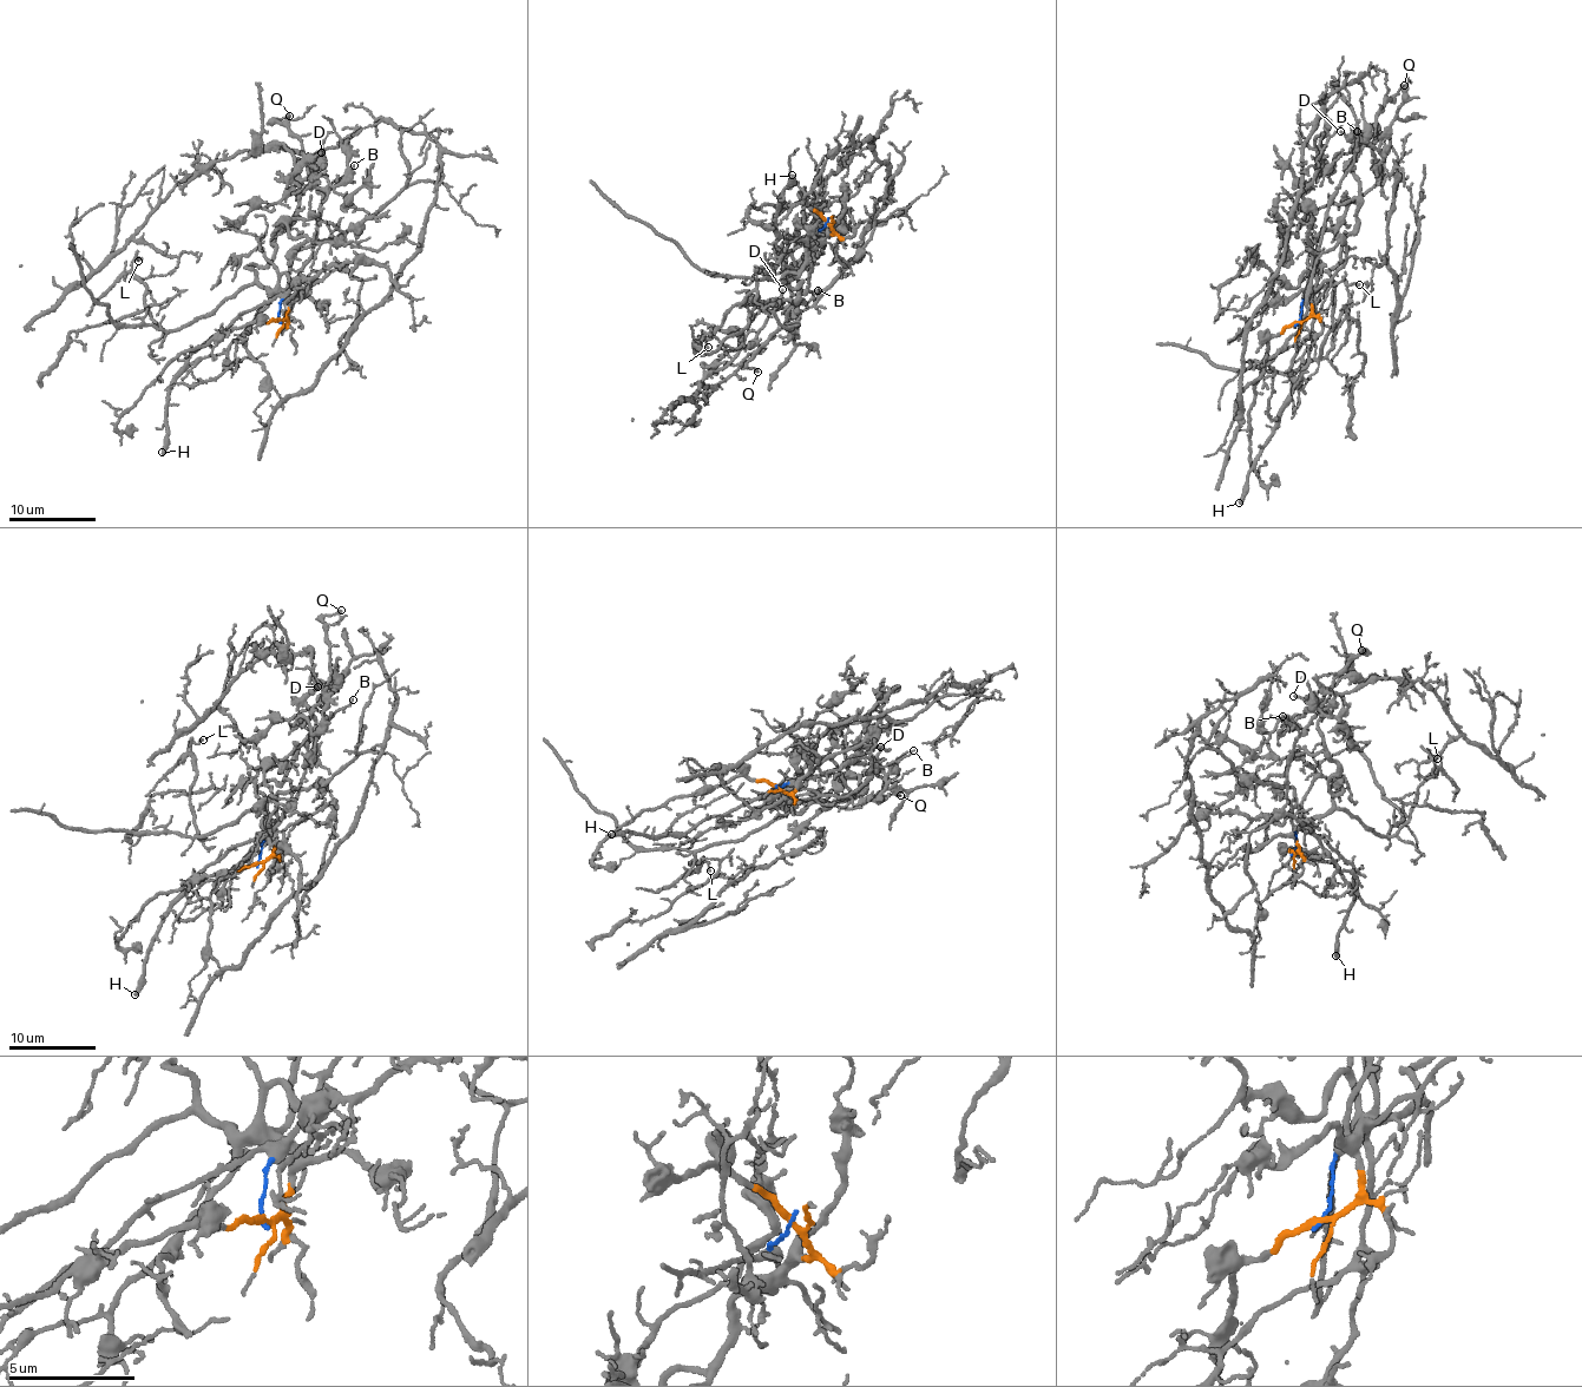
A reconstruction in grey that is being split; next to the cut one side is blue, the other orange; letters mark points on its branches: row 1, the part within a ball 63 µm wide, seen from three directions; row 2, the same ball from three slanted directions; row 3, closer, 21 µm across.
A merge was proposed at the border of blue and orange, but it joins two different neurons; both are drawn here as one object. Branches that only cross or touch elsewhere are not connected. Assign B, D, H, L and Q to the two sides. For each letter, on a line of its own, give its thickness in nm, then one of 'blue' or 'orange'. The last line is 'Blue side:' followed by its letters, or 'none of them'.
B: 90 nm | blue
D: 140 nm | orange
H: 320 nm | blue
L: 110 nm | orange
Q: 150 nm | blue
Blue side: B, H, Q

